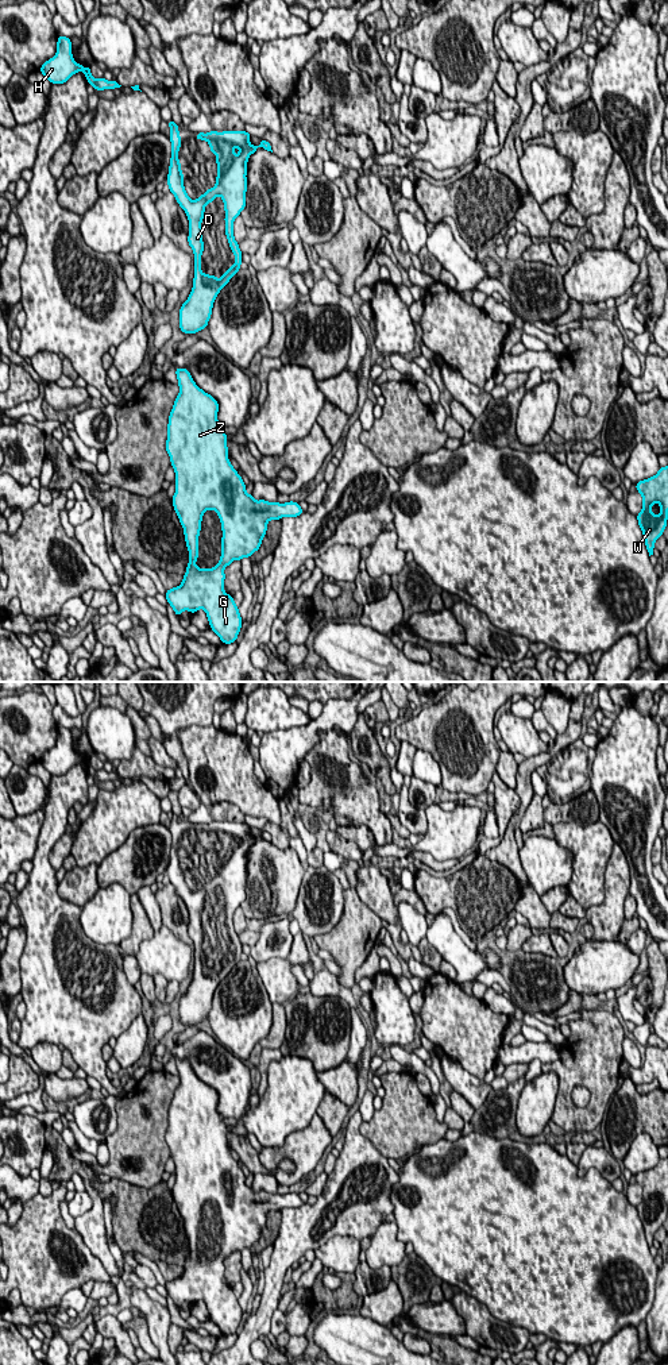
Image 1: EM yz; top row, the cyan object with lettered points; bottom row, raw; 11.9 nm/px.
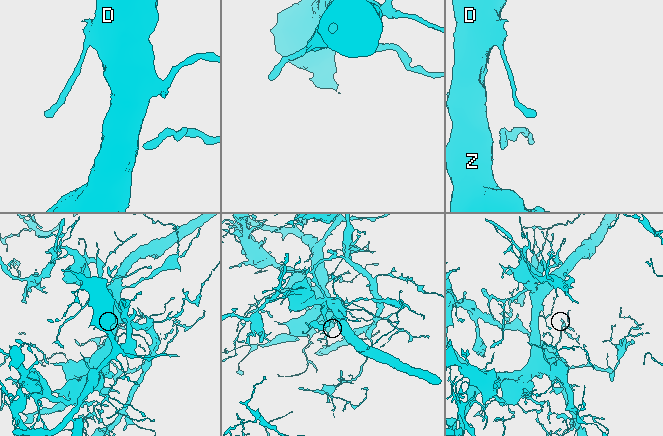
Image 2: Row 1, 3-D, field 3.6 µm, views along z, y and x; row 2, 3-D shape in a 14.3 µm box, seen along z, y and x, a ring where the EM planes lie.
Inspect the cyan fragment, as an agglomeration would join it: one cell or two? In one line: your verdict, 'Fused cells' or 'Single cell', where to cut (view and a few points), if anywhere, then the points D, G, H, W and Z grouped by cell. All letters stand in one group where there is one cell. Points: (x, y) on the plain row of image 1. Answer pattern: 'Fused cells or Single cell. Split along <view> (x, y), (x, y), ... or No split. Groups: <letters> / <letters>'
Fused cells. Split along yz (173, 813), (172, 820). Groups: D G H Z / W

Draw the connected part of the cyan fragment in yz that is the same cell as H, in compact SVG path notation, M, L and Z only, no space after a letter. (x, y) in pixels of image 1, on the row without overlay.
M59 726L57 733L57 744L49 752L45 752L40 764L51 774L51 775L65 775L73 766L78 763L84 763L88 775L90 775L96 782L104 782L115 779L120 779L121 776L115 771L107 772L104 768L96 771L90 764L90 757L86 760L77 755L72 745L72 733L70 729Z

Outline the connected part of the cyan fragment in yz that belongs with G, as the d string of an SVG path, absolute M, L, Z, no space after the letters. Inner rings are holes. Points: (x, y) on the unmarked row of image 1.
M175 1059L175 1065L179 1086L169 1107L165 1140L175 1164L175 1184L171 1192L184 1219L190 1252L181 1276L166 1281L165 1288L177 1307L181 1307L184 1302L196 1304L204 1300L211 1320L221 1334L231 1335L236 1333L242 1320L242 1307L233 1289L224 1281L224 1260L236 1250L242 1253L244 1248L251 1249L260 1239L270 1211L281 1211L285 1207L297 1208L304 1202L294 1192L285 1195L255 1192L252 1185L246 1183L247 1177L228 1150L227 1125L223 1115L217 1113L219 1094L196 1076L188 1060ZM208 1200L216 1202L221 1214L221 1248L213 1260L200 1260L196 1256L198 1227L202 1206Z

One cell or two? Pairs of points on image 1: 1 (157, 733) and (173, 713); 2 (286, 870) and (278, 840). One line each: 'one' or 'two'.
1: two
2: two

